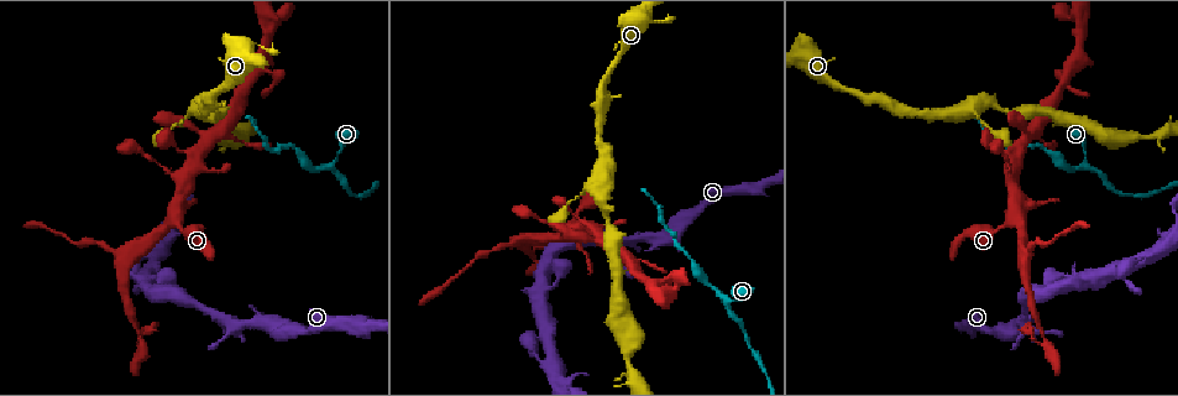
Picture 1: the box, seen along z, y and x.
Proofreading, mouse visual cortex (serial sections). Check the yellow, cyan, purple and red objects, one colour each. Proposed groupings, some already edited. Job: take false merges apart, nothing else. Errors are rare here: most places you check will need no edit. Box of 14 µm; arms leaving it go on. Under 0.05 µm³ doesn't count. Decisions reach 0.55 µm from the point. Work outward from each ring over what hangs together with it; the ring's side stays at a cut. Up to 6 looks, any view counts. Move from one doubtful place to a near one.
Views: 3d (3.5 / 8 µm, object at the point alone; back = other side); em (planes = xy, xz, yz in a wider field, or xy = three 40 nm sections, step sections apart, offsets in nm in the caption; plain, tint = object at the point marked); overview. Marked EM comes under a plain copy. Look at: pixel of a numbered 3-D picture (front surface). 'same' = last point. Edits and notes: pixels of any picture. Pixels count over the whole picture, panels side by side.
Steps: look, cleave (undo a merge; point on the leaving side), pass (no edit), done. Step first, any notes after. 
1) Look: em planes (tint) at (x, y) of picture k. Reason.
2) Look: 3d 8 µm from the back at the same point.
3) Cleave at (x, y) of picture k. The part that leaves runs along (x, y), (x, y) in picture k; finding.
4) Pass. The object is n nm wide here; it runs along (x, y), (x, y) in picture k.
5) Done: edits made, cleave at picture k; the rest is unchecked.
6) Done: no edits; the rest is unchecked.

Look: 3d 8 µm at (257, 68) of picture 1.

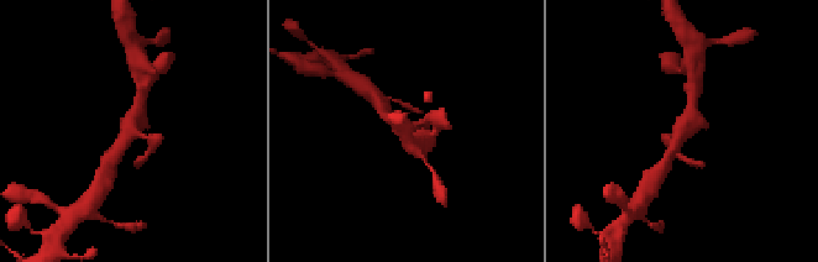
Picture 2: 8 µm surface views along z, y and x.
Look: em xy step 5 (tint) at (131, 129) of picture 2.

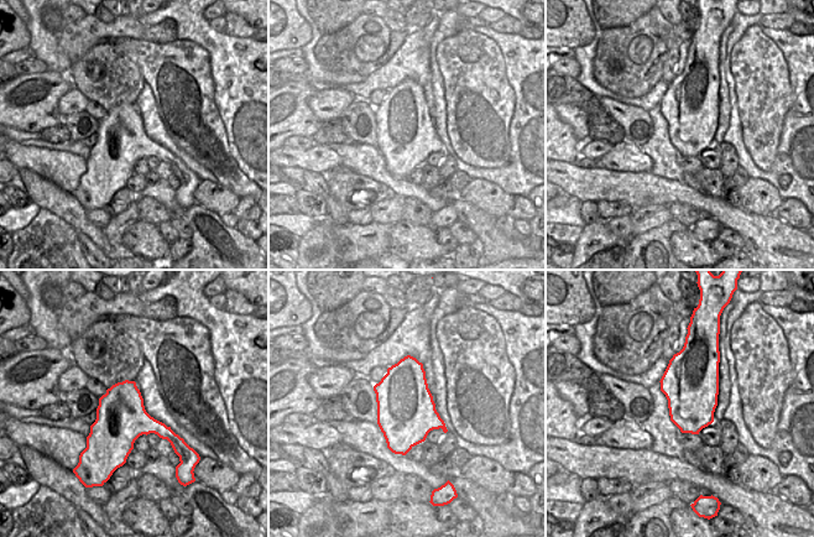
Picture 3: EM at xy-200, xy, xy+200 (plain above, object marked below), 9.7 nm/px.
Pass. It runs along (111, 157), (131, 130), (137, 97) in picture 2; all the same cell.

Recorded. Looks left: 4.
Look: 3d 8 µm from the back at (572, 213) of picture 1. Thin neck.

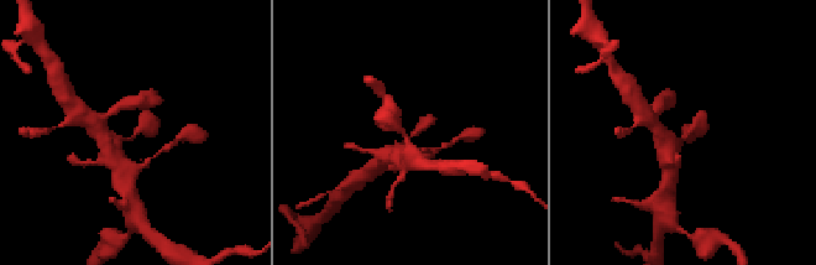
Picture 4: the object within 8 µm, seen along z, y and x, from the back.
Look: em xy step 2 (tint) at (414, 135) of picture 4. The arms are 300, 350 nm wide.

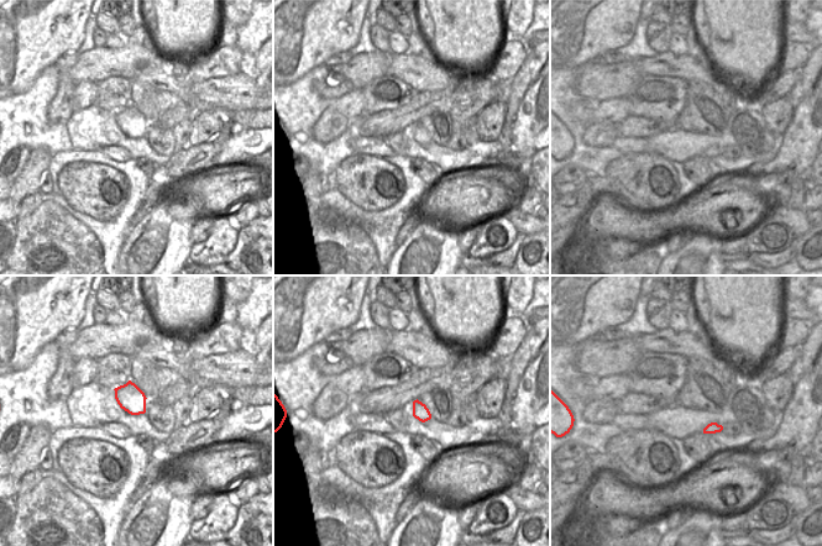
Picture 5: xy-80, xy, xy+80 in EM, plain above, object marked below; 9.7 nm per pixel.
Pass. It runs along (385, 156), (424, 123), (437, 119) in picture 4; one cell here.

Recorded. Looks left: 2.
Look: 3d 3.5 µm at (526, 240) of picture 1. Branch point.

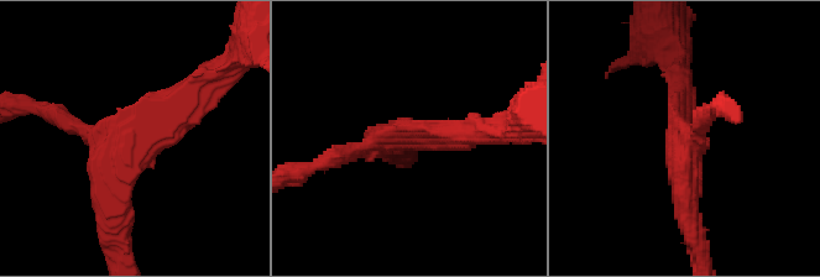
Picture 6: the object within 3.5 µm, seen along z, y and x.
Look: em xy step 1 (tint) at (129, 141) of picture 6. 3 arms meet here; the arms are 200, 350, 400 nm wide; shape alone is not enough.

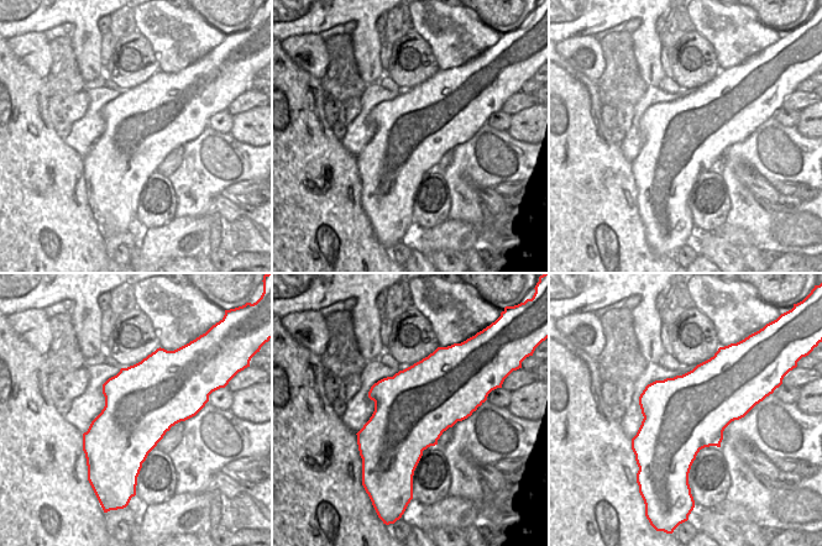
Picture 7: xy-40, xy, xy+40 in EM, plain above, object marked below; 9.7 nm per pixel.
Pass. It runs along (196, 87), (124, 151), (111, 224) in picture 6; all the same cell.

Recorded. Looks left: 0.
Done: no edits; the rest is unchecked.

